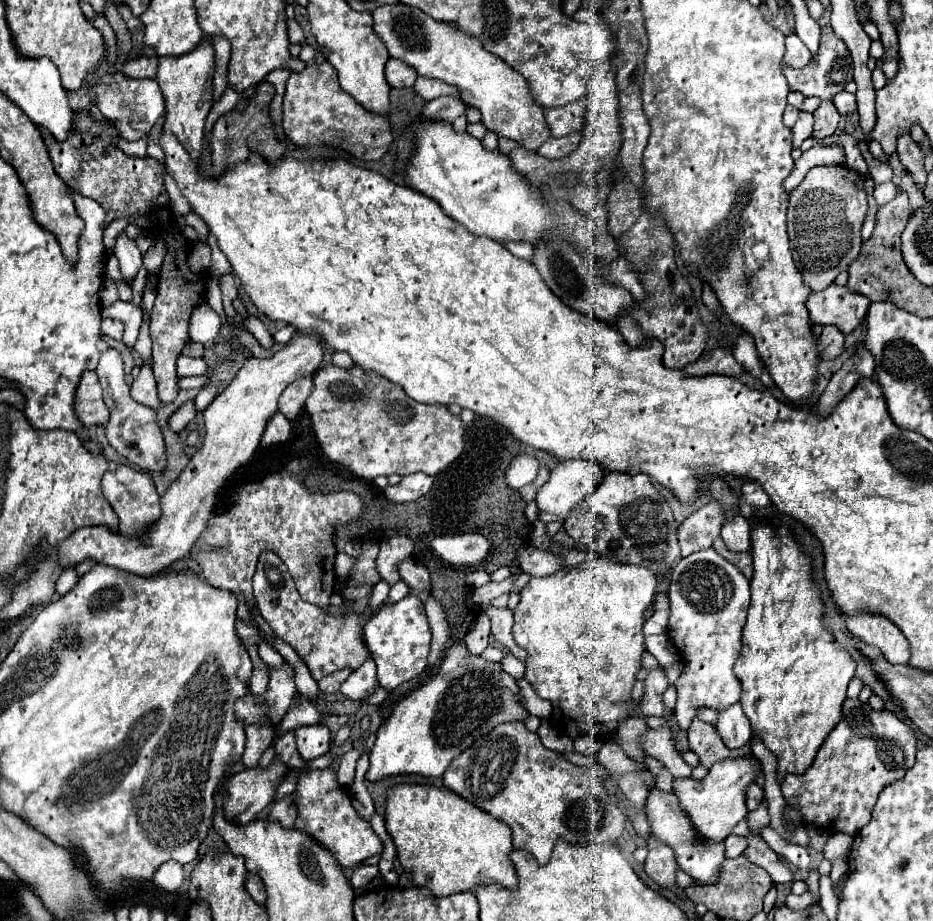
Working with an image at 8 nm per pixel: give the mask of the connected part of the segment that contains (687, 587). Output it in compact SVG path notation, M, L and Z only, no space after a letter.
M707 548L683 558L673 568L671 584L669 584L669 600L671 600L671 616L669 616L667 634L673 634L673 642L679 648L681 658L687 666L687 670L674 683L679 696L675 706L675 722L681 732L687 732L699 706L725 708L739 702L741 680L735 676L733 664L739 656L741 630L743 630L747 608L749 608L749 580L729 560L719 556L713 548Z

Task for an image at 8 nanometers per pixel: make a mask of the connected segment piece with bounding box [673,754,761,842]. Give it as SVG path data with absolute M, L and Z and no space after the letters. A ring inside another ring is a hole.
M753 754L741 758L727 758L723 762L713 764L703 780L675 778L673 792L679 796L681 806L689 814L689 820L699 830L699 834L713 842L719 842L725 840L731 834L731 828L745 818L747 814L745 792L759 774L761 774L761 762Z

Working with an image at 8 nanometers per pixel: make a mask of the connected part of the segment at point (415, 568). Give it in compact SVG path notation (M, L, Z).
M407 558L405 562L399 564L399 574L413 592L431 592L431 578L421 562Z

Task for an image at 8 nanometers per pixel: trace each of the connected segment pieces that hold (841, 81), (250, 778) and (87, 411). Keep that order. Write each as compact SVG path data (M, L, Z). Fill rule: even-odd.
M823 34L821 44L819 44L819 54L813 58L813 62L809 62L801 70L783 66L783 76L787 78L791 90L801 92L803 96L817 96L821 100L831 100L833 94L841 92L845 88L845 84L853 80L851 70L849 70L851 64L847 64L848 52L847 46L841 40L837 40L835 34Z
M275 758L265 768L255 766L235 774L225 784L225 814L229 816L229 820L237 824L247 824L249 820L257 818L275 800L277 788L285 780L287 772L289 766Z
M95 372L81 374L81 380L75 388L75 416L87 428L97 426L97 424L105 424L109 420L109 410L103 402L101 386L97 382Z

